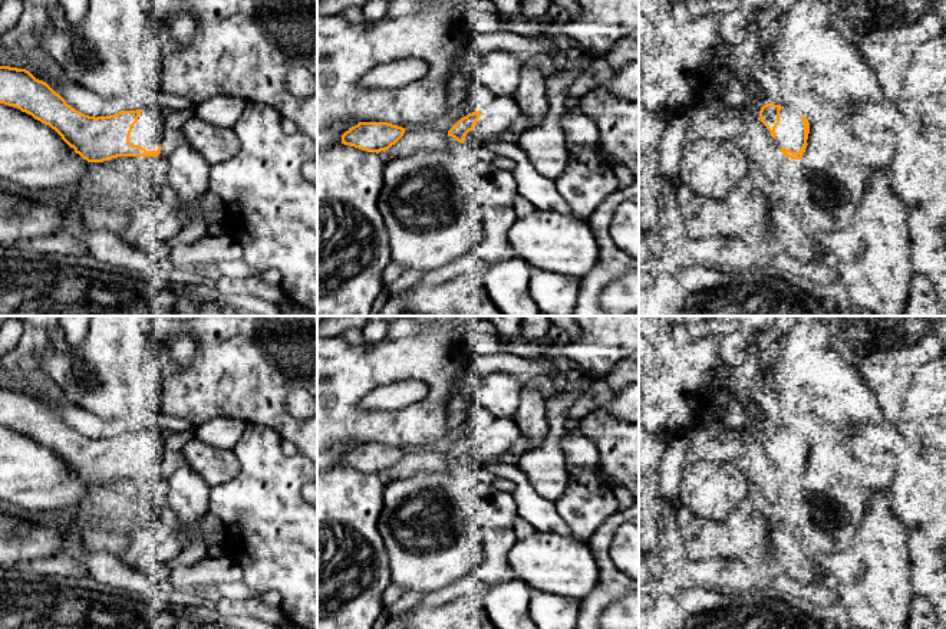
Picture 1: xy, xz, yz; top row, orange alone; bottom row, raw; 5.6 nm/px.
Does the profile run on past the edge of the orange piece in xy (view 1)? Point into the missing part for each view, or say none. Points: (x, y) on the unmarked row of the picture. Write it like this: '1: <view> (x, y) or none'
1: xy (147, 454)

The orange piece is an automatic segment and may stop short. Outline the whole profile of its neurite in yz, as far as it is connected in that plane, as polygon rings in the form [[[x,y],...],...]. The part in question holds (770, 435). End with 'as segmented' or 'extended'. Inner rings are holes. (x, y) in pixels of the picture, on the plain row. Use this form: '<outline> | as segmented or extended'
[[[767,425],[759,432],[759,441],[785,478],[791,481],[802,480],[810,455],[810,444],[805,438],[794,435],[791,429]]] | extended

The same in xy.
[[[0,388],[0,425],[49,447],[88,484],[161,475],[168,434],[154,427],[109,438],[89,438],[67,427],[29,392],[10,388]]] | extended

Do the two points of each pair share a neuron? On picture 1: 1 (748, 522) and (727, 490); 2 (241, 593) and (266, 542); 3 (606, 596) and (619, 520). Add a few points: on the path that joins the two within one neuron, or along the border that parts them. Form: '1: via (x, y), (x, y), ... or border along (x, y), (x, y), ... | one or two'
1: border along (747, 500), (724, 519), (706, 519) | two
2: border along (241, 582), (254, 593) | two
3: via (606, 578), (603, 537) | one

